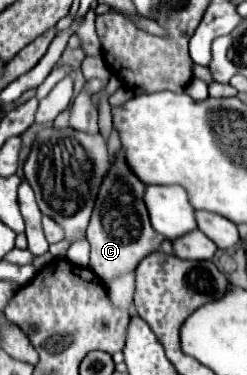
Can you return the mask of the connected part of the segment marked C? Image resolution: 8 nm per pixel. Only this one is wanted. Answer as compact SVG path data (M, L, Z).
M120 152L100 186L98 200L96 200L88 230L86 230L86 240L90 242L90 266L88 268L102 280L114 280L122 274L136 270L140 260L156 252L164 240L150 226L148 212L142 200L144 188L146 186L128 168L124 160L124 152Z

